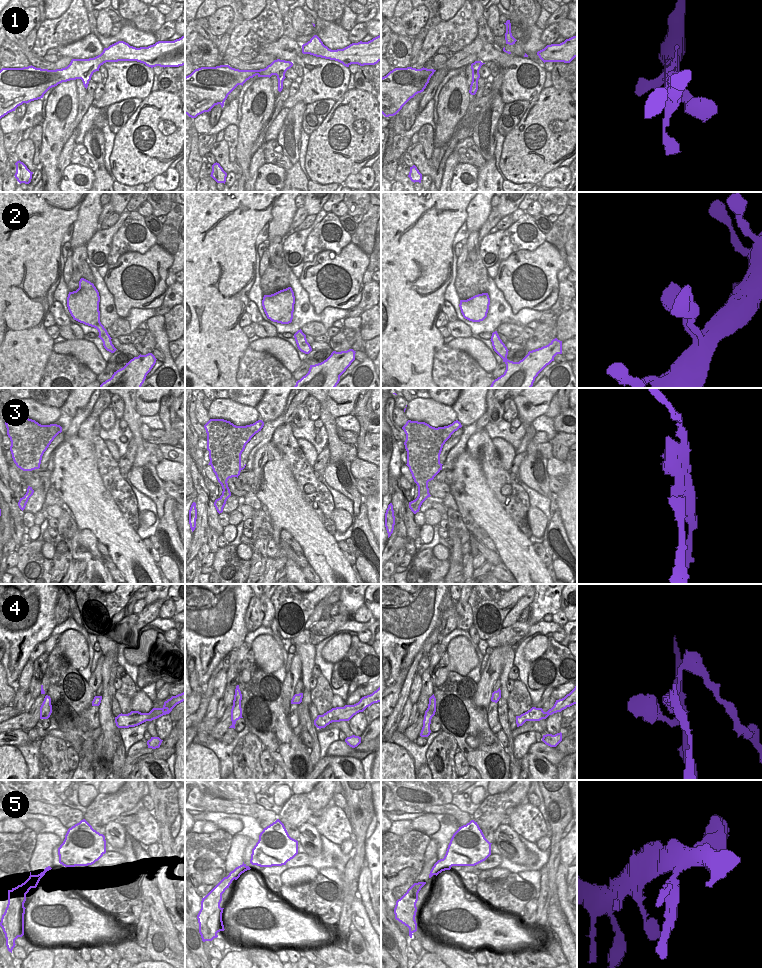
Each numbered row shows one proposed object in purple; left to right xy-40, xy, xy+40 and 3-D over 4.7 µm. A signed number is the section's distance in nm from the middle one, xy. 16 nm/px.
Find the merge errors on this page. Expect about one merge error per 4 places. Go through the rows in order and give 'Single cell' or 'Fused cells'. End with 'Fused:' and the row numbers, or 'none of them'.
1: Single cell
2: Single cell
3: Fused cells
4: Fused cells
5: Fused cells
Fused: 3, 4, 5

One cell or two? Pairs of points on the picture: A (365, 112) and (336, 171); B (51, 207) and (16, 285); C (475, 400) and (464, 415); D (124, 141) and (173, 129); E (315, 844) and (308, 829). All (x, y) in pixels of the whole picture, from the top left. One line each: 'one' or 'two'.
A: one
B: one
C: one
D: one
E: one

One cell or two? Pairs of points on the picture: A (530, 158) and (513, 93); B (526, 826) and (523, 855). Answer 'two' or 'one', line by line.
A: two
B: two

